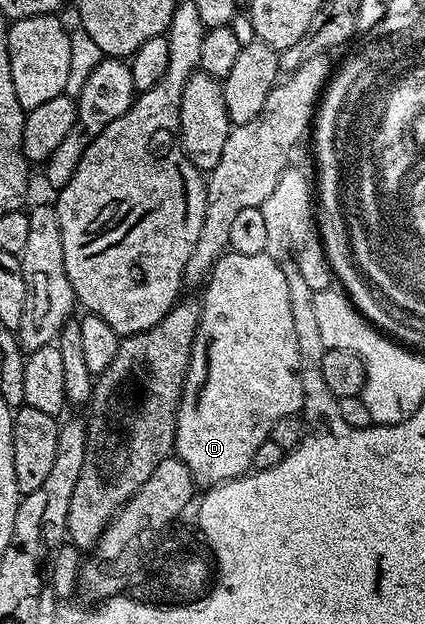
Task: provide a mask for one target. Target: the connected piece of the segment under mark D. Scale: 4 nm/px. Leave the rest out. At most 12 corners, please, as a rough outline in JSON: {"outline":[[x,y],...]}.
{"outline":[[280,260],[203,285],[174,455],[197,485],[252,468],[304,407]]}

